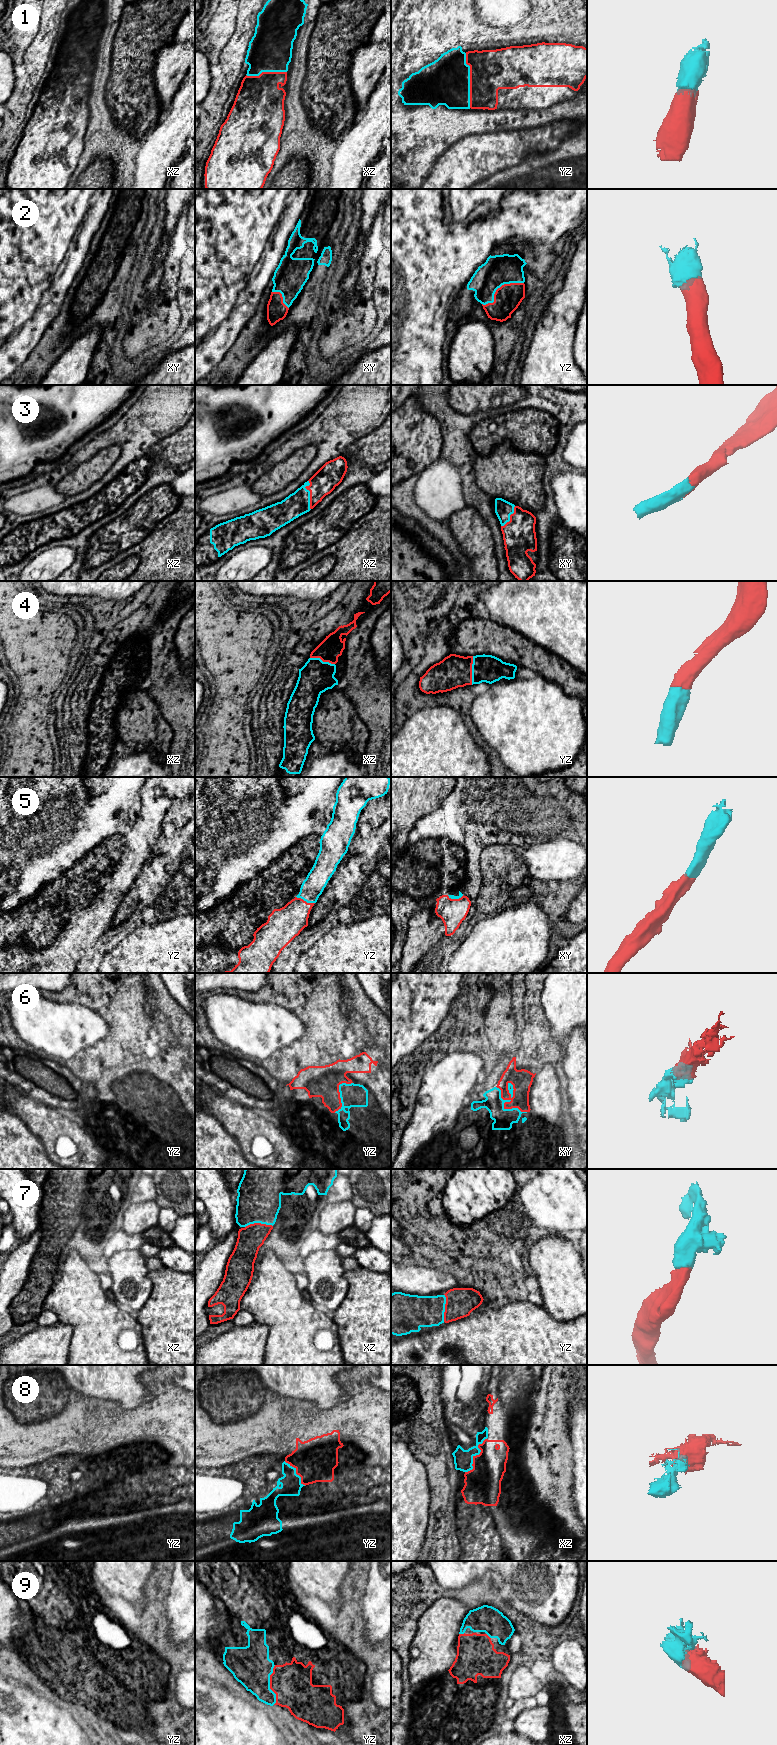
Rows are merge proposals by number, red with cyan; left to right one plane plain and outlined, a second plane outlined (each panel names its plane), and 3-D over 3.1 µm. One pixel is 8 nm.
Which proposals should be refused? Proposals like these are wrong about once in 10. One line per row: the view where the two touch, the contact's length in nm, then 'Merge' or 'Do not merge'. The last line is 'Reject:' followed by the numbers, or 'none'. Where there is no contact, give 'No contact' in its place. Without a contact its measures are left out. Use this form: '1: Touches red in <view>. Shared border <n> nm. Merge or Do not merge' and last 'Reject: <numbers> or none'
1: Touches red in yz. Shared border 440 nm. Merge
2: Touches red in yz. Shared border 380 nm. Merge
3: Touches red in xz. Shared border 240 nm. Merge
4: Touches red in yz. Shared border 240 nm. Merge
5: Touches red in yz. Shared border 160 nm. Merge
6: Touches red in xy. Shared border 320 nm. Merge
7: Touches red in xz. Shared border 220 nm. Merge
8: Touches red in xz. Shared border 320 nm. Merge
9: Touches red in yz. Shared border 320 nm. Merge
Reject: none

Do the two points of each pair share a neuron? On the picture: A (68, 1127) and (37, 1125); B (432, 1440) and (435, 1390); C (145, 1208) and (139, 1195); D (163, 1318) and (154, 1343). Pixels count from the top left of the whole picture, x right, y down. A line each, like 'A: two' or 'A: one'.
A: one
B: one
C: two
D: one

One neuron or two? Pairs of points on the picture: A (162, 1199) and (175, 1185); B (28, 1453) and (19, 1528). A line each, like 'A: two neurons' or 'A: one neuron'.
A: one neuron
B: two neurons

